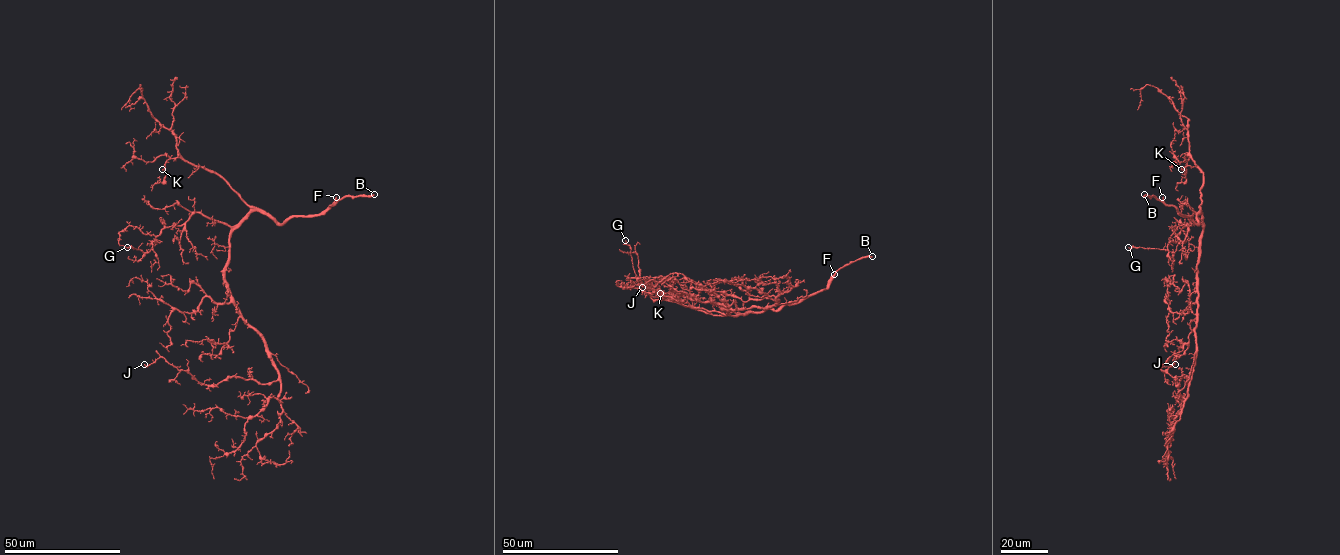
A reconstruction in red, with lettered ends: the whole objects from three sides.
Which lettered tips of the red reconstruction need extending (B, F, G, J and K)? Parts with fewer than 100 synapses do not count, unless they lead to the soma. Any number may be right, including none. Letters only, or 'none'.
B, F

